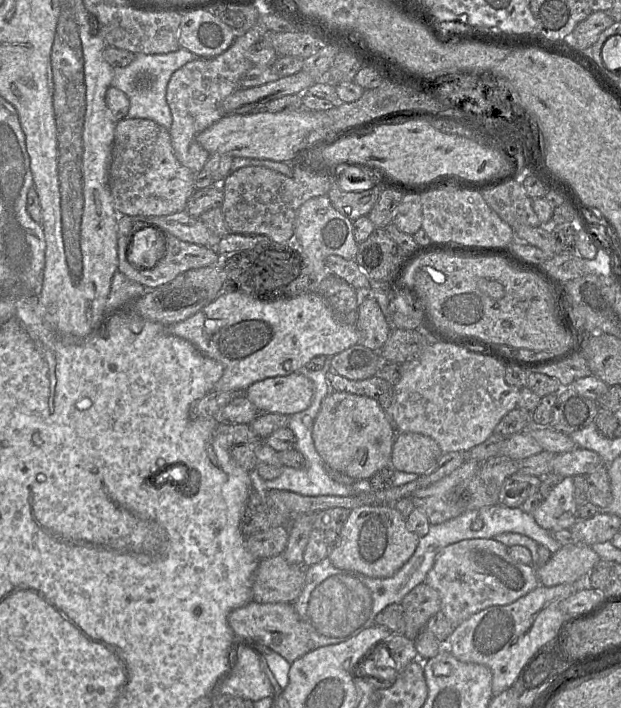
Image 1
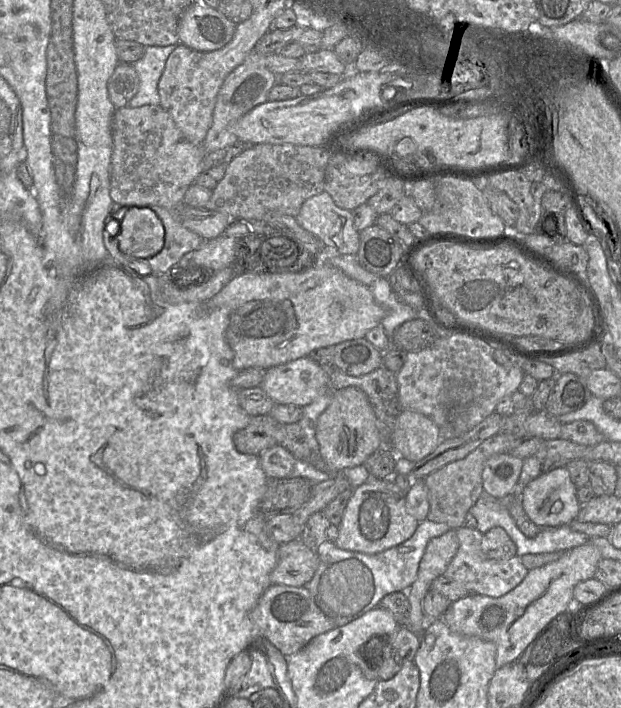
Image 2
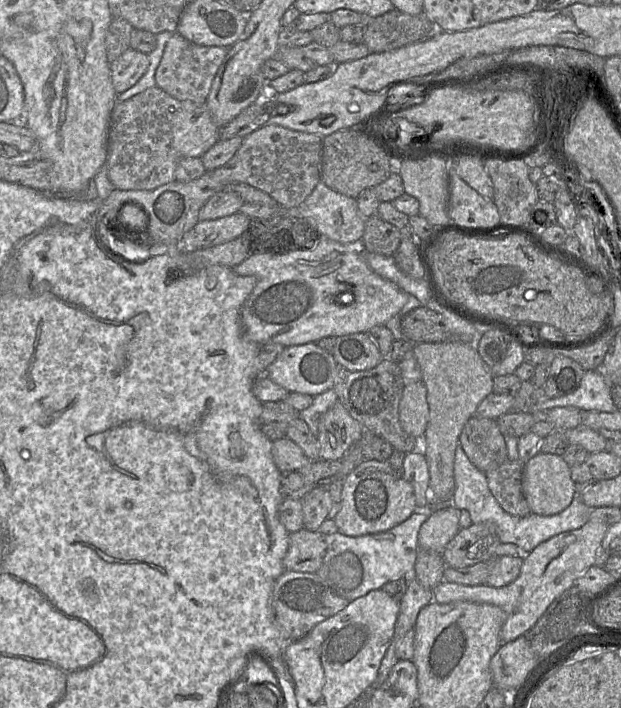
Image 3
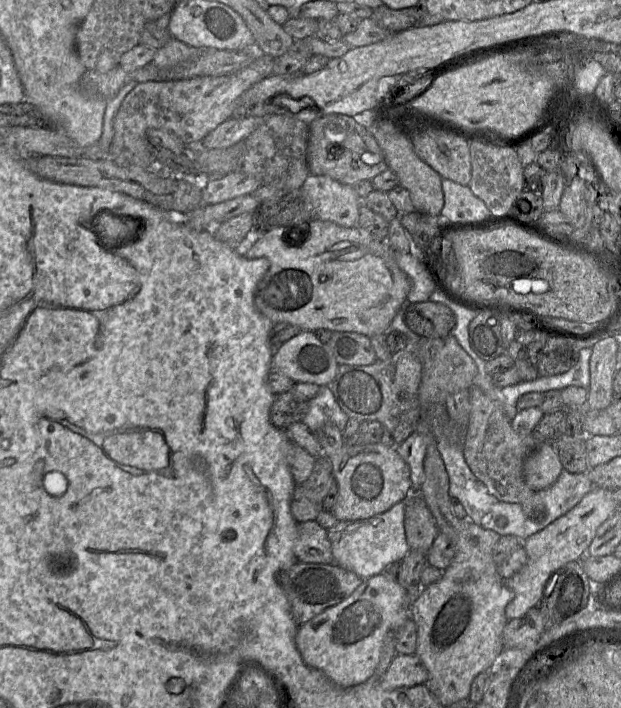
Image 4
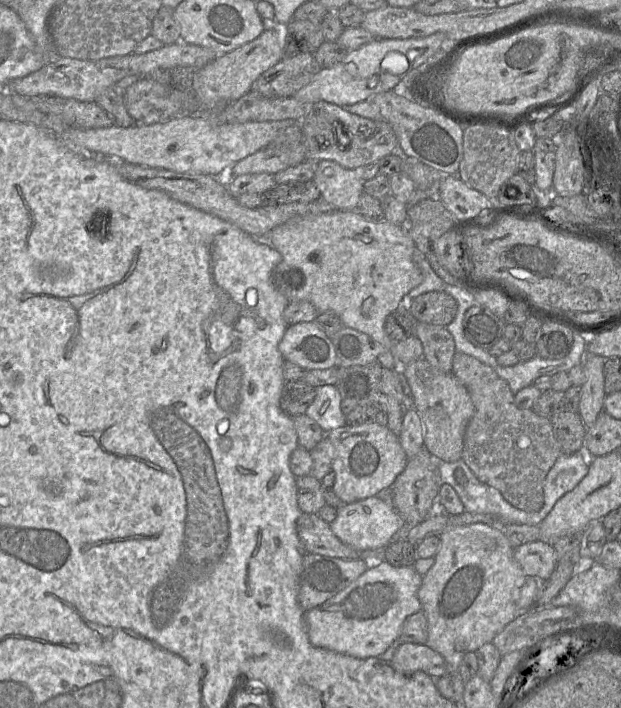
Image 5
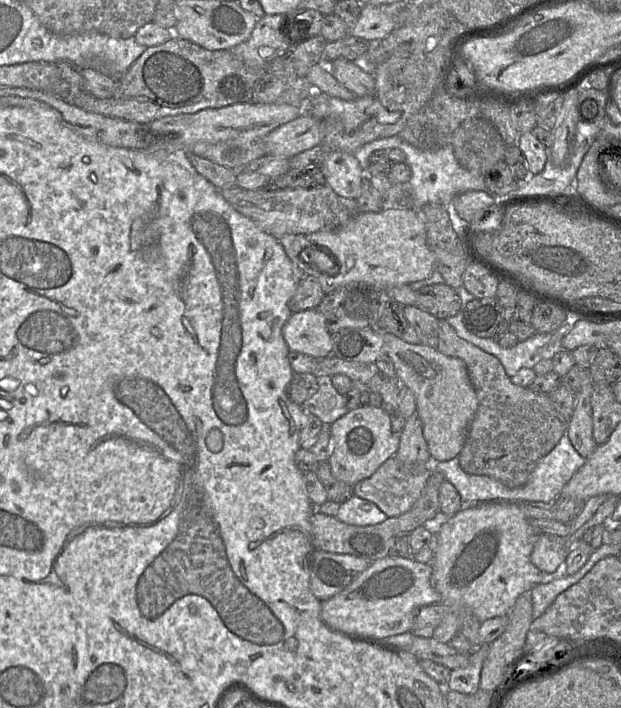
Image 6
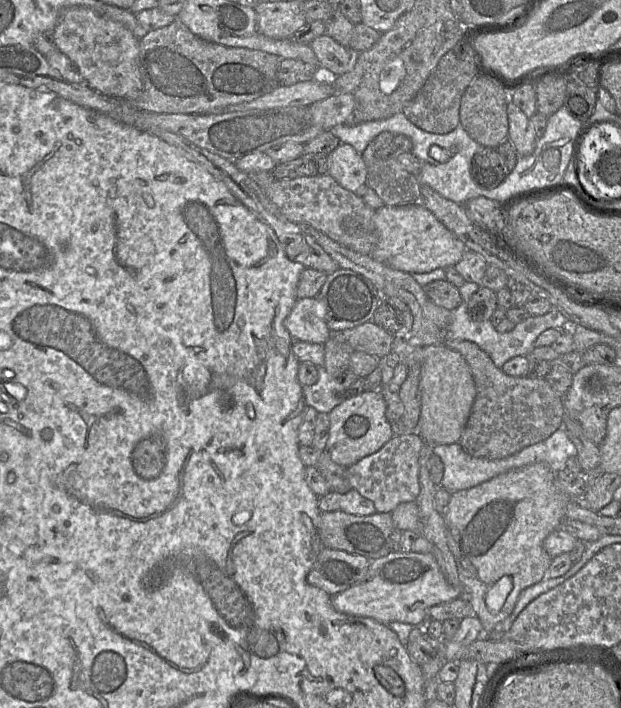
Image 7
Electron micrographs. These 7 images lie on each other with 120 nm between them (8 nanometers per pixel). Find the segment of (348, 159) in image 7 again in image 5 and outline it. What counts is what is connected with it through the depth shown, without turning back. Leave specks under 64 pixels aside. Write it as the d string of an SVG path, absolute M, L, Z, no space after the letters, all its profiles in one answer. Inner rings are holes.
M331 160L315 164L313 177L320 198L337 210L356 210L364 181L359 170L347 169Z

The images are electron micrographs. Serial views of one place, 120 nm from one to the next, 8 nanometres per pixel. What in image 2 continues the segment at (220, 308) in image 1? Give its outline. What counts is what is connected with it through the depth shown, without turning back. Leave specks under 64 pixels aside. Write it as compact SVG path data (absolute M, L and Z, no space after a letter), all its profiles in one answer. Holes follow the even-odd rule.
M328 262L313 264L294 273L235 274L217 295L204 304L209 310L223 308L229 311L225 337L234 353L233 366L239 372L251 367L268 370L309 356L319 348L363 338L386 315L386 310L375 301L369 287L349 278Z

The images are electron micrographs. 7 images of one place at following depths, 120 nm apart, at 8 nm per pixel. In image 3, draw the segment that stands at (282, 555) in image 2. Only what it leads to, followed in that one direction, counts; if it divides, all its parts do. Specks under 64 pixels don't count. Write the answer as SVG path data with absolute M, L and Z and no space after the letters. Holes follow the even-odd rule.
M305 528L290 534L289 548L284 558L286 571L316 573L326 553L327 544L319 531Z

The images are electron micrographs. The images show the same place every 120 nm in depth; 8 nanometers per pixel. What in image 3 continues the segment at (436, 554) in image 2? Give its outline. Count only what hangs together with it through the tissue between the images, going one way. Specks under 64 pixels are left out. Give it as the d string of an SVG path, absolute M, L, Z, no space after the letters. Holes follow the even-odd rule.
M449 506L434 509L420 528L419 549L433 550L442 555L447 544L460 529L458 508Z

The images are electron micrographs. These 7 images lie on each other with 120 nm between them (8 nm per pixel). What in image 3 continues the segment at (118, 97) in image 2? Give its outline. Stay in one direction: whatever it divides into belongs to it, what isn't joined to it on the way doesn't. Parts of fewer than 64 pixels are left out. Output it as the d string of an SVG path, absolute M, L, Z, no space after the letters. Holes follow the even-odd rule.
M129 48L110 64L111 80L117 94L131 88L146 72L148 55Z

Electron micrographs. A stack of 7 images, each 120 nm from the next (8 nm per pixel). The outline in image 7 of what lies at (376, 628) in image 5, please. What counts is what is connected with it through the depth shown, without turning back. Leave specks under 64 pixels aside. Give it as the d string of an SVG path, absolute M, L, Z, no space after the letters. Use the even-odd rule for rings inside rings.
M394 552L371 560L363 578L348 589L331 597L338 612L373 618L381 623L403 622L413 626L424 625L432 606L452 601L461 591L451 586L431 552Z

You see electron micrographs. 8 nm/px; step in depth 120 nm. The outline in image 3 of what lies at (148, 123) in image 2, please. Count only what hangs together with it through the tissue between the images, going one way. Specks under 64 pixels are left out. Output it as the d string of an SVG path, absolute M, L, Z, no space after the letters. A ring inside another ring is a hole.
M157 85L146 89L145 91L134 95L133 97L125 100L124 102L117 102L112 111L110 118L110 129L108 136L108 155L107 155L107 165L108 165L108 176L109 179L116 189L120 190L153 190L161 185L169 183L175 180L175 169L177 163L180 159L185 157L199 157L207 152L216 142L219 141L220 128L215 124L211 116L210 111L206 103L198 104L190 100L178 100L164 90L162 90Z

